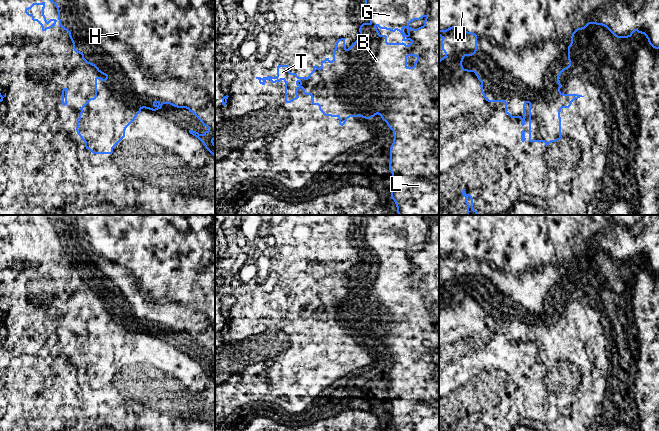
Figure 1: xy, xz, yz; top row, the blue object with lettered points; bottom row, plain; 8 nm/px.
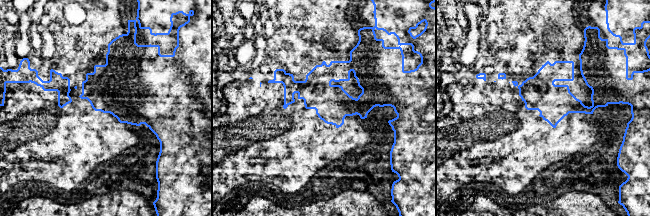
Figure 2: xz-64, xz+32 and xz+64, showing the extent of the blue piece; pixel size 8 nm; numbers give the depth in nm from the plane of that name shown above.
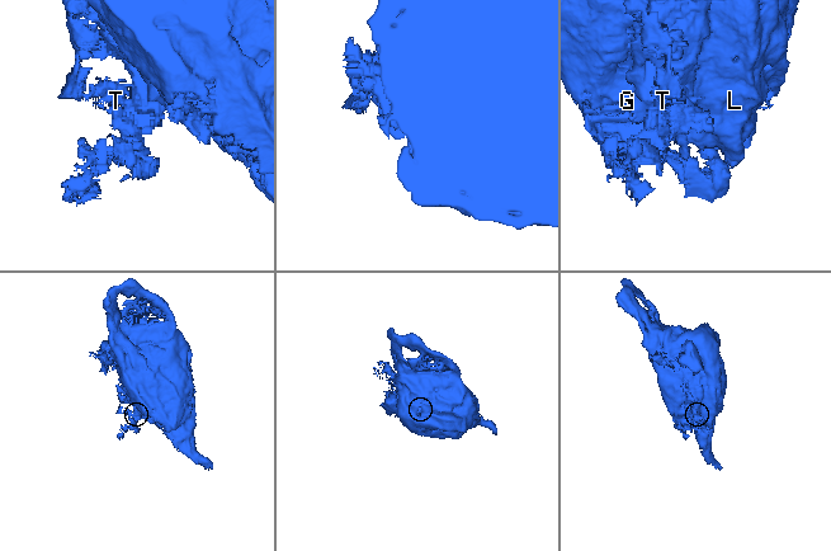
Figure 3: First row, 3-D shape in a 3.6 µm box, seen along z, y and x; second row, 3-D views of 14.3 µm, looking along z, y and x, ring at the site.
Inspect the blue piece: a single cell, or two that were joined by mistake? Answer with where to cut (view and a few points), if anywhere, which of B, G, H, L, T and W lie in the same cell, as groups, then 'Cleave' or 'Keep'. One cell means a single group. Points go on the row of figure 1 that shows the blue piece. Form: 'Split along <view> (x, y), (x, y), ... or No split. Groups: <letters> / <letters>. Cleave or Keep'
Split along xz (406, 66), (371, 81), (361, 52), (349, 49), (343, 104). Groups: B / G H L T W. Cleave

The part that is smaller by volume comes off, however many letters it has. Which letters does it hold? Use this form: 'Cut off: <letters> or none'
Cut off: B

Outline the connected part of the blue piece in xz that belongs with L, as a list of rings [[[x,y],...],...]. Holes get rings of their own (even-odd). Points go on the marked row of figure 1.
[[[365,0],[365,6],[362,13],[369,14],[371,24],[378,26],[380,29],[399,31],[403,37],[402,41],[410,40],[411,43],[406,45],[407,57],[414,56],[417,60],[413,67],[388,67],[387,80],[385,82],[372,82],[361,72],[361,51],[359,49],[349,49],[350,70],[352,78],[344,80],[343,103],[351,111],[356,112],[359,117],[370,119],[375,115],[380,115],[388,127],[393,131],[393,143],[390,148],[389,170],[392,172],[391,199],[394,200],[397,207],[397,215],[439,215],[439,0]],[[425,18],[424,25],[414,29],[409,24],[414,20]]]

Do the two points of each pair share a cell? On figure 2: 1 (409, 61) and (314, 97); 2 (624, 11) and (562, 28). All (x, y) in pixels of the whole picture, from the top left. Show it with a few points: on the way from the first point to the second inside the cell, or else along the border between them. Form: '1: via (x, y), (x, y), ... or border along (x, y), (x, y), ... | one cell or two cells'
1: border along (399, 46), (403, 52), (404, 70) | two cells
2: border along (599, 10), (599, 16), (603, 20), (608, 38) | two cells

